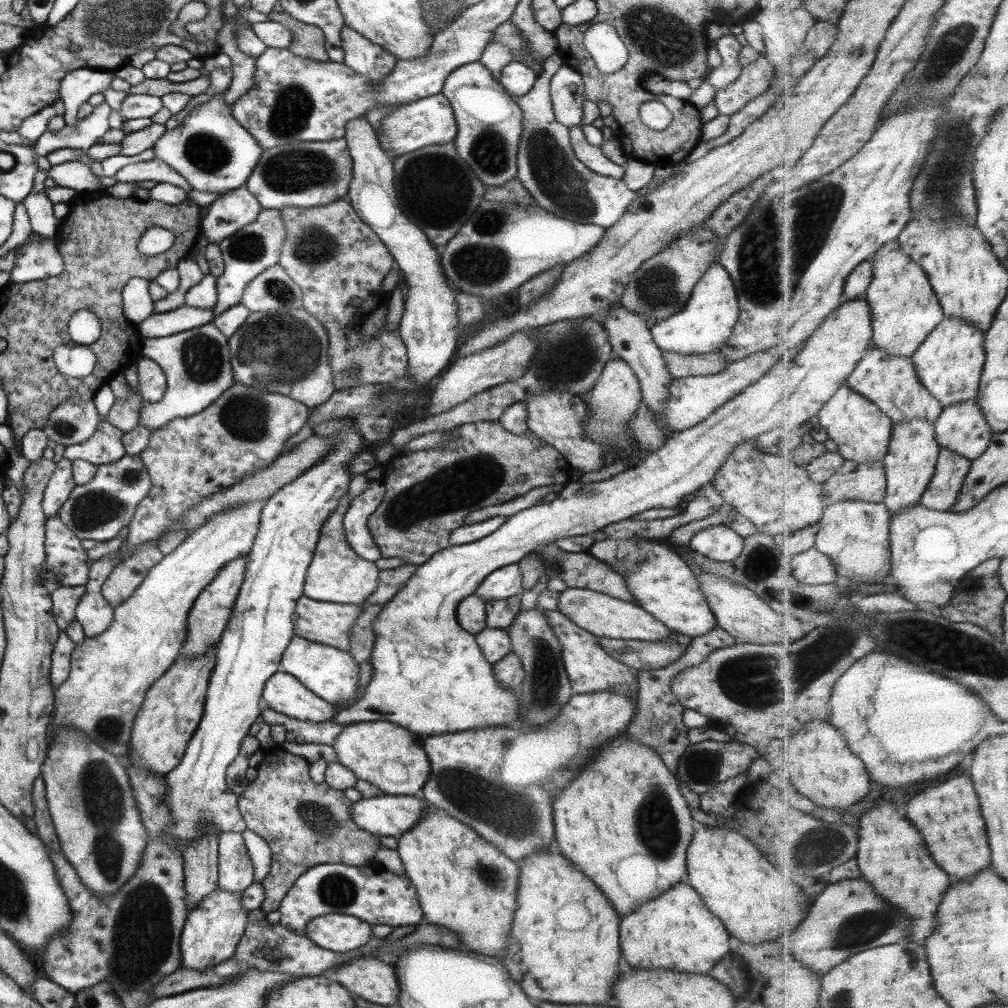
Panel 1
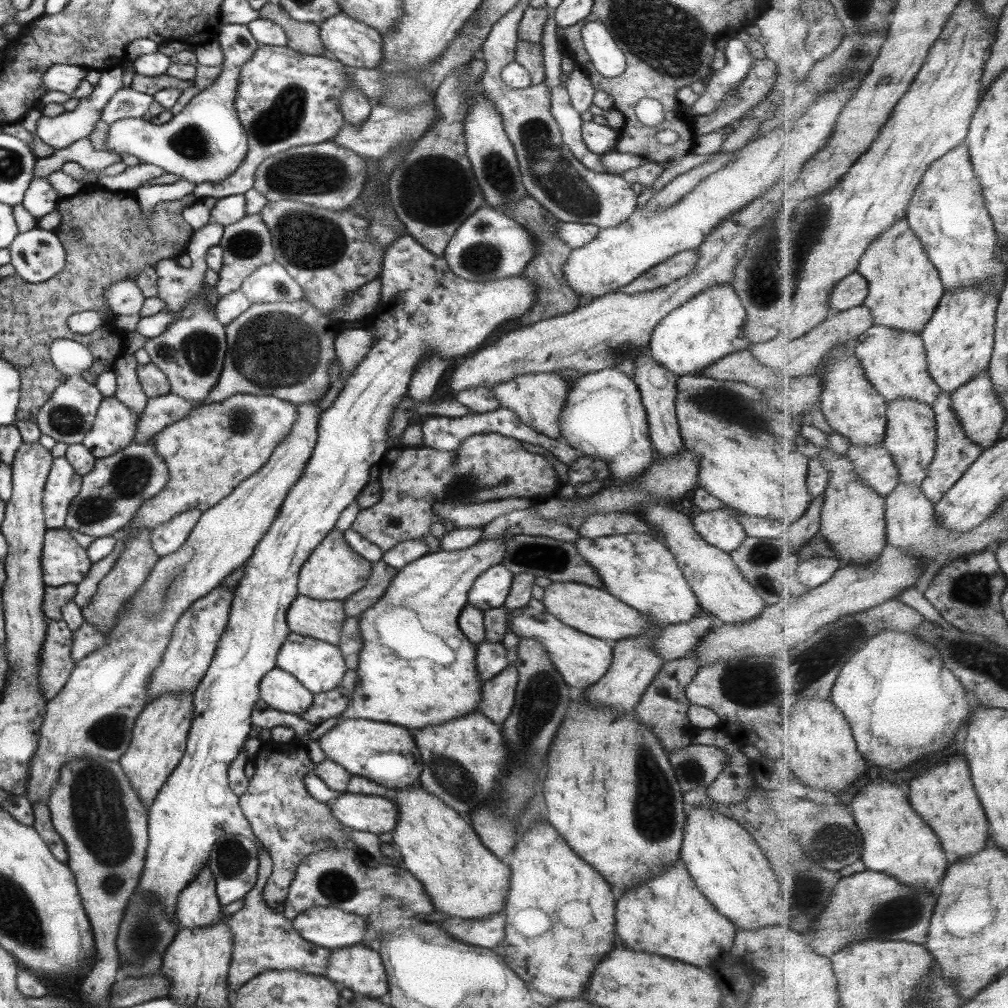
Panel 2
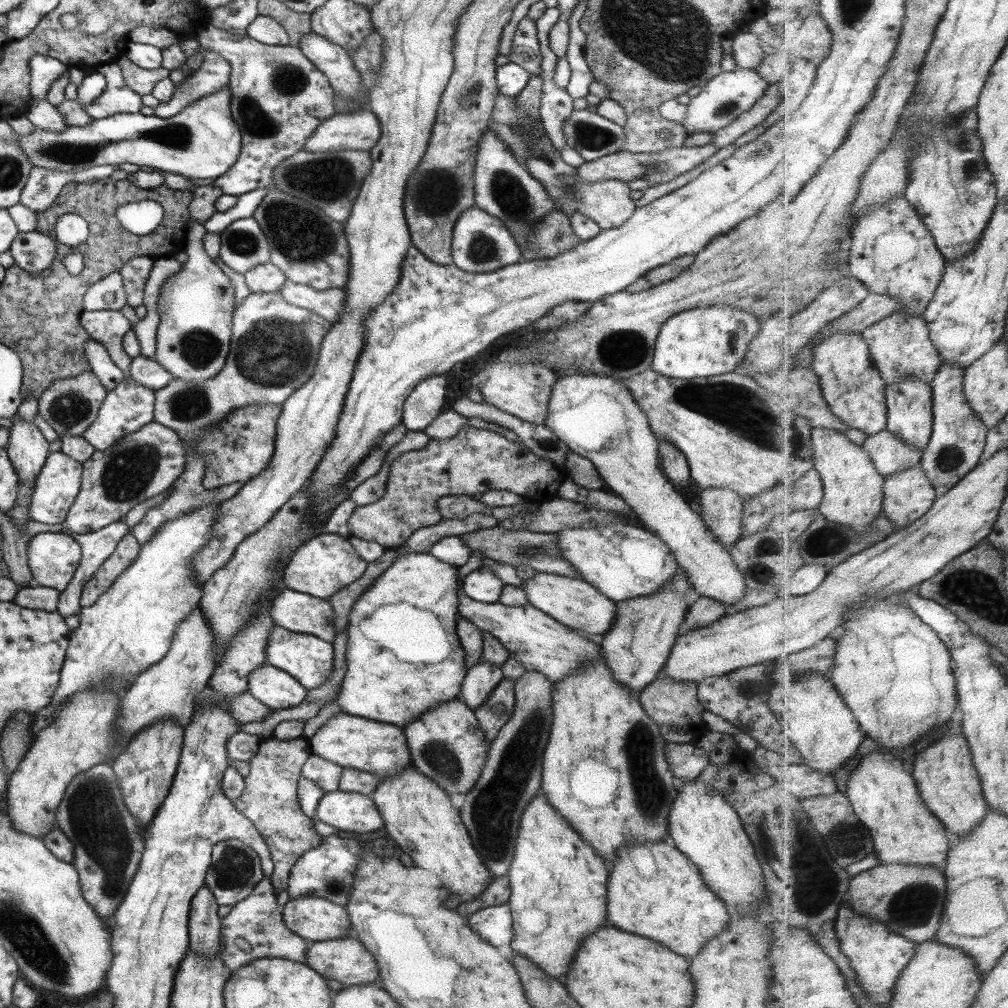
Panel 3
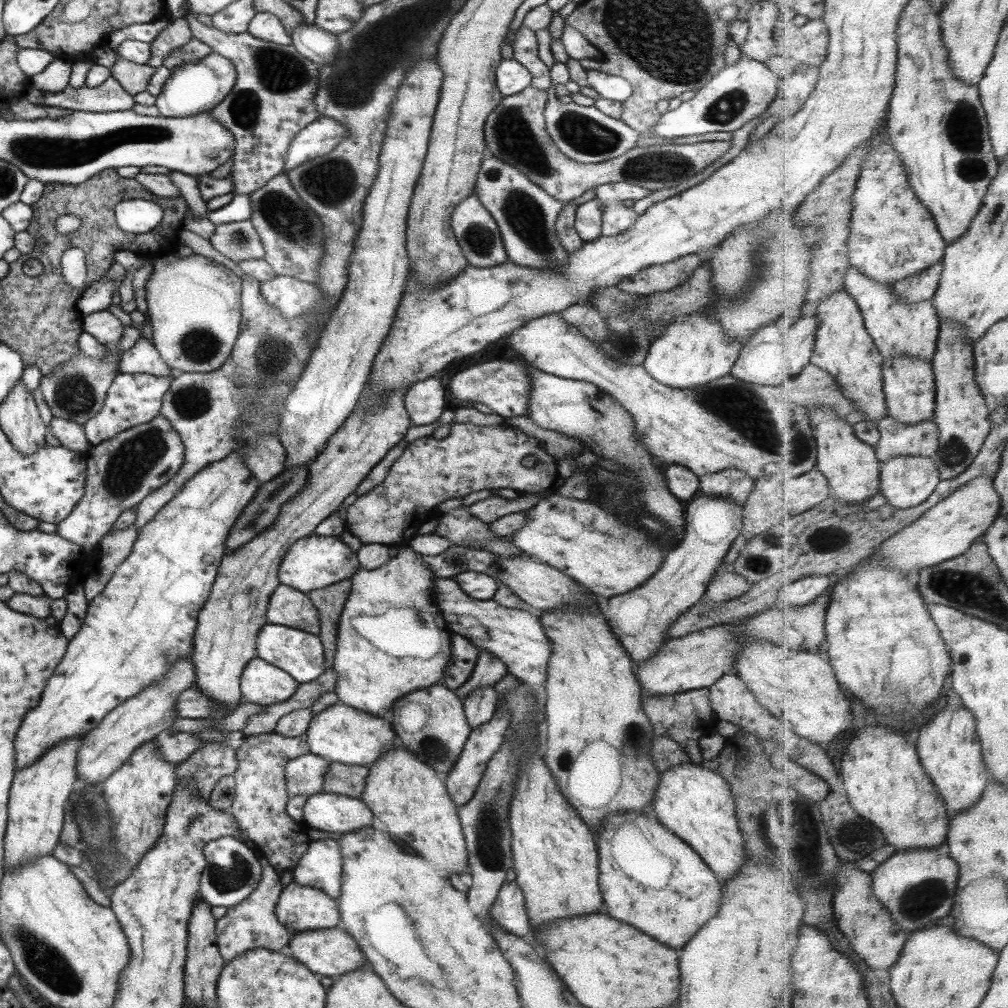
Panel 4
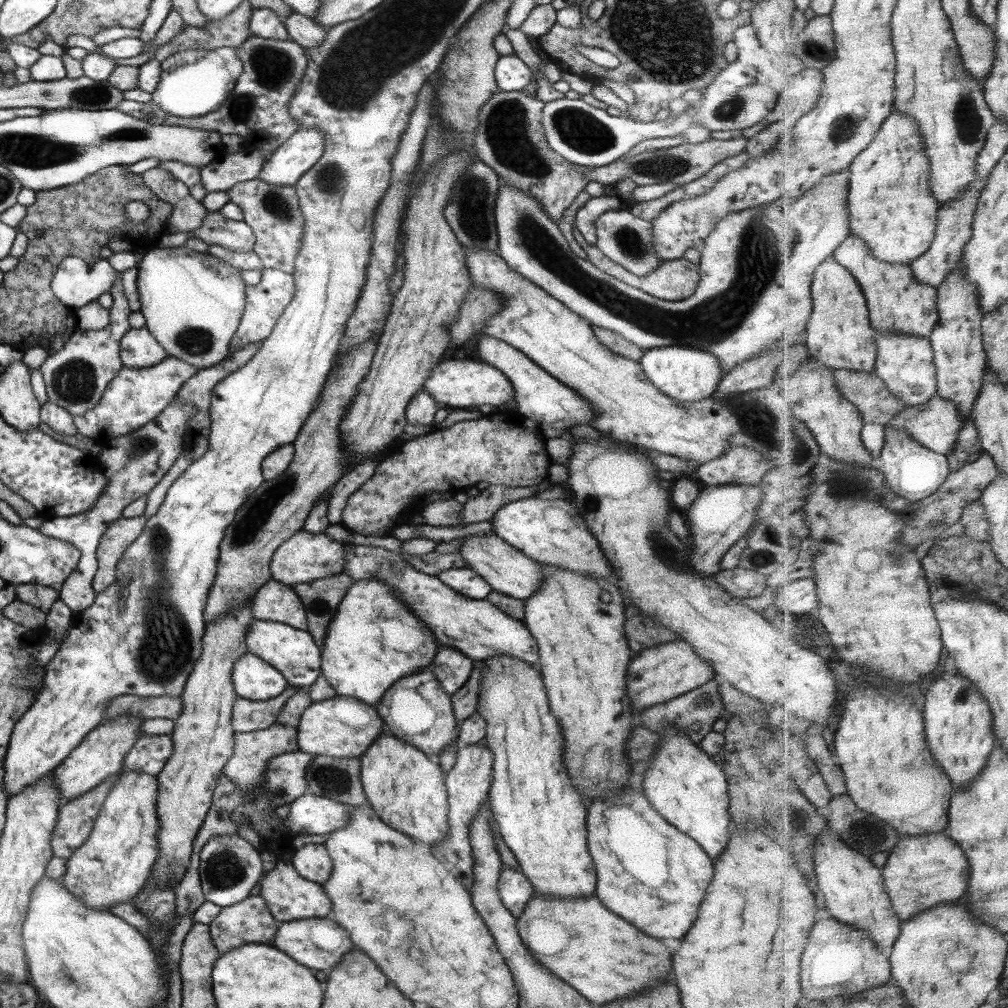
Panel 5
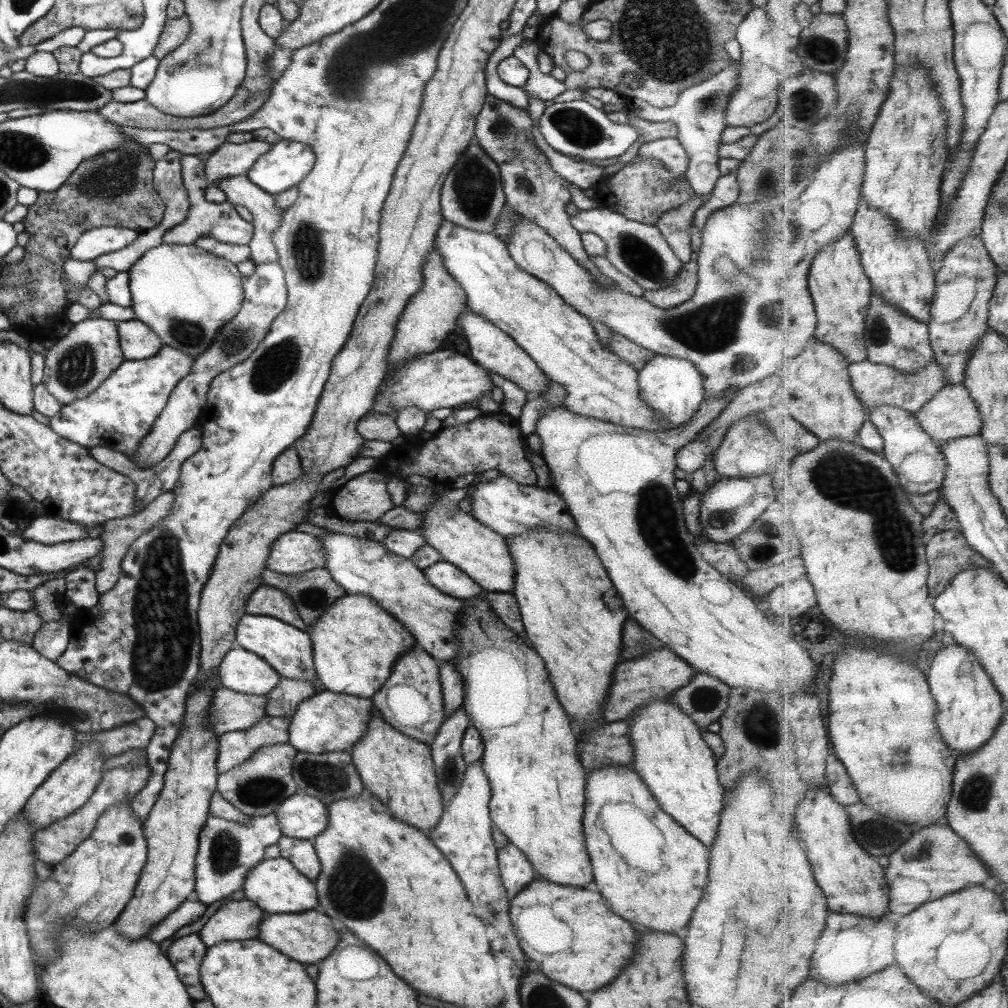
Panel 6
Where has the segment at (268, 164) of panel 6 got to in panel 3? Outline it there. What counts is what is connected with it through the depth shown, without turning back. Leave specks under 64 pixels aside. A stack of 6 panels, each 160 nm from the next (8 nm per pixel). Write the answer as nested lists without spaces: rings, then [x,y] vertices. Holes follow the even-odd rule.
[[[368,108],[336,113],[319,124],[302,149],[311,153],[343,150],[368,152],[380,136],[379,121]]]

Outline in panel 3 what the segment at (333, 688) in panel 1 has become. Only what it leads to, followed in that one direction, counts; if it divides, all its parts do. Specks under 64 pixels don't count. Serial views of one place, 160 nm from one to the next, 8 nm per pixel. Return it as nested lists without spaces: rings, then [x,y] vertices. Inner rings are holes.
[[[274,626],[267,637],[265,648],[265,663],[292,676],[306,691],[322,686],[334,669],[332,644],[312,635],[290,632]]]

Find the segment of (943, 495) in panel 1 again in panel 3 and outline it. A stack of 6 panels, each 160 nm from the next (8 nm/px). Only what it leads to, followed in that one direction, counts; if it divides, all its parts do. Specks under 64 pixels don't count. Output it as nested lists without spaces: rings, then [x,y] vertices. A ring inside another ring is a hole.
[[[944,362],[932,382],[934,431],[930,443],[924,448],[919,466],[933,483],[939,497],[949,492],[968,472],[978,466],[986,450],[987,435],[990,431],[966,399],[965,373],[966,368],[954,362]]]

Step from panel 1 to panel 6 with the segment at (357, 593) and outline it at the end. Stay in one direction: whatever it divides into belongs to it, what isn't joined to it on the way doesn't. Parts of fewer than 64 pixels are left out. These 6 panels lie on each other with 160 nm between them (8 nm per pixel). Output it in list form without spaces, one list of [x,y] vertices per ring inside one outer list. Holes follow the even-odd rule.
[[[290,531],[275,539],[265,568],[279,575],[299,575],[313,569],[325,569],[325,553],[317,537]]]

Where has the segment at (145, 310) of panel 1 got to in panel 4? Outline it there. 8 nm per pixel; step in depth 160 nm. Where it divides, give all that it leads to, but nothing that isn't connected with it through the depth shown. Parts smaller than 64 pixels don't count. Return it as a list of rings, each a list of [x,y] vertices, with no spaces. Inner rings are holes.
[[[113,262],[101,279],[93,281],[83,290],[76,303],[76,309],[82,317],[107,310],[111,306],[112,294],[118,289],[124,273],[123,266]]]

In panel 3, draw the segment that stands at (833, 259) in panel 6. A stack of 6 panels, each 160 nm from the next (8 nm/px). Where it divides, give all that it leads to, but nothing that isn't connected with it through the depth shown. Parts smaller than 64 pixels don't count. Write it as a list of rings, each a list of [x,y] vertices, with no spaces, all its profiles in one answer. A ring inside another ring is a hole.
[[[838,330],[816,344],[811,368],[821,378],[823,396],[831,412],[839,415],[850,428],[878,434],[888,428],[886,382],[871,356],[870,344],[861,332]]]

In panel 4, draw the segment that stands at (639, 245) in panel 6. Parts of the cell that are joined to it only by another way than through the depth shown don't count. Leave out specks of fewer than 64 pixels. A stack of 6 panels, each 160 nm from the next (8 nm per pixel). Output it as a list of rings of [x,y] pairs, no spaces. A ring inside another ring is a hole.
[[[626,182],[600,184],[594,188],[593,199],[598,202],[601,213],[600,235],[604,237],[617,236],[630,224],[635,222],[638,214],[623,205],[623,200],[639,200],[650,193]]]

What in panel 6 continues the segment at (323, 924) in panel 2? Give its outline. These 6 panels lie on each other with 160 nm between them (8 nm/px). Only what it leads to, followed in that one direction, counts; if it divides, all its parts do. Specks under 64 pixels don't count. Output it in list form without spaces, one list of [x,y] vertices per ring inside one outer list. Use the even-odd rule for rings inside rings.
[[[283,857],[264,858],[245,877],[241,888],[245,898],[255,903],[265,914],[295,914],[317,909],[318,896],[314,881],[303,876],[290,860]]]

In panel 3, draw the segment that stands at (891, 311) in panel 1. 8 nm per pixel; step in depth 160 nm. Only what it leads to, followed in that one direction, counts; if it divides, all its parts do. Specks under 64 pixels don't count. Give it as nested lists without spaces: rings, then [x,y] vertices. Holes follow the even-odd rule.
[[[896,196],[884,206],[866,212],[855,222],[848,274],[877,294],[890,294],[903,303],[902,313],[924,314],[946,274],[947,259],[938,249],[935,237],[904,196]]]

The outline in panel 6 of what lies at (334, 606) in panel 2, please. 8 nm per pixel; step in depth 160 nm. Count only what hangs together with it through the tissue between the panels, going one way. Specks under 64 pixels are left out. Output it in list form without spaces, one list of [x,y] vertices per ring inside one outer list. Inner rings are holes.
[[[259,585],[247,599],[244,611],[255,616],[273,616],[299,630],[306,630],[291,599],[271,585]]]

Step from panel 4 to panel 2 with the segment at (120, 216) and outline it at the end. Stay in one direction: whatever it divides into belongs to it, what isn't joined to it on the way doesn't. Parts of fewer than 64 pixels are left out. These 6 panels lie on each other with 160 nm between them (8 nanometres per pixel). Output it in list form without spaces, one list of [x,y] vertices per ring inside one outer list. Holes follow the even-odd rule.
[[[179,179],[171,184],[151,185],[146,191],[139,193],[138,205],[145,218],[151,218],[152,210],[160,202],[169,202],[183,198],[186,194],[192,192],[195,184]]]

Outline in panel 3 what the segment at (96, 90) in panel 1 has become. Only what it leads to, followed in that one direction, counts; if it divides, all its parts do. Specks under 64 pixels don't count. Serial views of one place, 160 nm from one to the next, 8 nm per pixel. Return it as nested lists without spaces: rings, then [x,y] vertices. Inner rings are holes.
[[[35,55],[29,59],[30,97],[45,99],[51,83],[62,74],[67,74],[69,66],[59,63],[55,58],[44,55]]]

